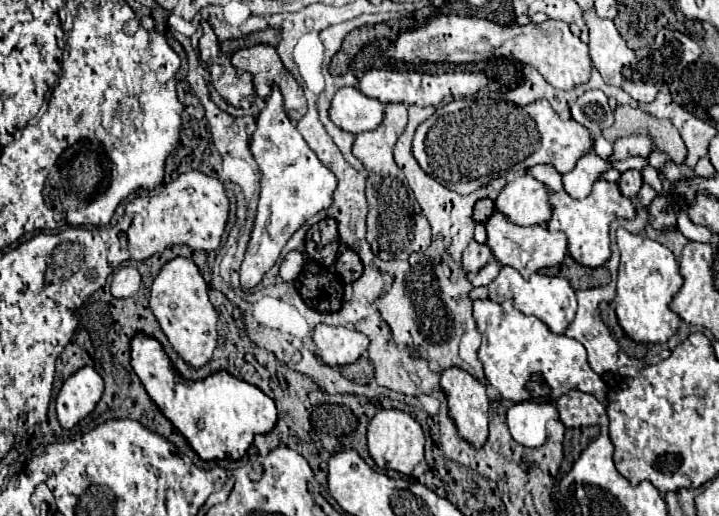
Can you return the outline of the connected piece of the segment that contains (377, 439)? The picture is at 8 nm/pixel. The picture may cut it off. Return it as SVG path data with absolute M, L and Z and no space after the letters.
M379 410L369 424L367 442L371 458L383 470L395 470L399 474L409 476L415 470L415 466L423 460L423 444L425 444L423 430L409 414L401 410Z

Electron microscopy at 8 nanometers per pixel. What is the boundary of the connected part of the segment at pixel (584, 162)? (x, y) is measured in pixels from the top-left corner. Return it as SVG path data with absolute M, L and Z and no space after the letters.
M589 152L583 158L579 158L571 172L563 174L563 188L571 198L585 198L591 192L593 182L599 180L599 174L609 168L611 164L607 164L607 160Z

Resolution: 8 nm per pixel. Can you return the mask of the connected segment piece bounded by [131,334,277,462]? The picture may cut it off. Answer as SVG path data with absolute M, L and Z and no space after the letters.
M137 334L131 340L131 366L143 382L149 398L183 434L203 462L223 458L241 460L253 444L253 438L257 434L269 434L277 424L275 402L257 386L237 380L227 372L211 374L201 382L187 382L179 378L161 344L145 334Z

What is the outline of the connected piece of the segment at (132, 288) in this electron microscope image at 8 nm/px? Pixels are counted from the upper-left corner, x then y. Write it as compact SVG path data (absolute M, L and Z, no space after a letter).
M133 266L121 268L113 280L111 280L111 294L115 298L129 298L133 296L141 286L141 276Z

